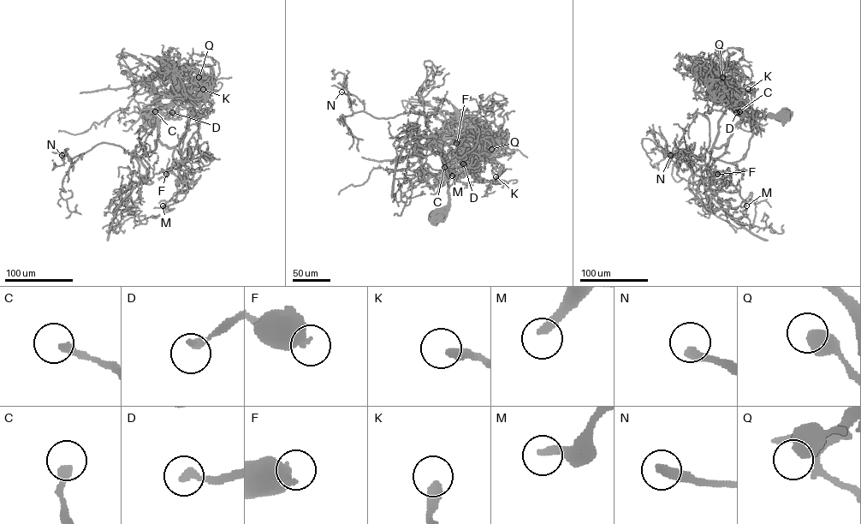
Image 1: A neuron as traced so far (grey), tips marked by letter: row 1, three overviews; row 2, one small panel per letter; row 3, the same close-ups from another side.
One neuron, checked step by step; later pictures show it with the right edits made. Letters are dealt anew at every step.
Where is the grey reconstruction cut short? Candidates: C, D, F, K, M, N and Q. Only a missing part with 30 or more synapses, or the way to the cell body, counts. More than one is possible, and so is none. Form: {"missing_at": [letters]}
{"missing_at": ["M", "N"]}

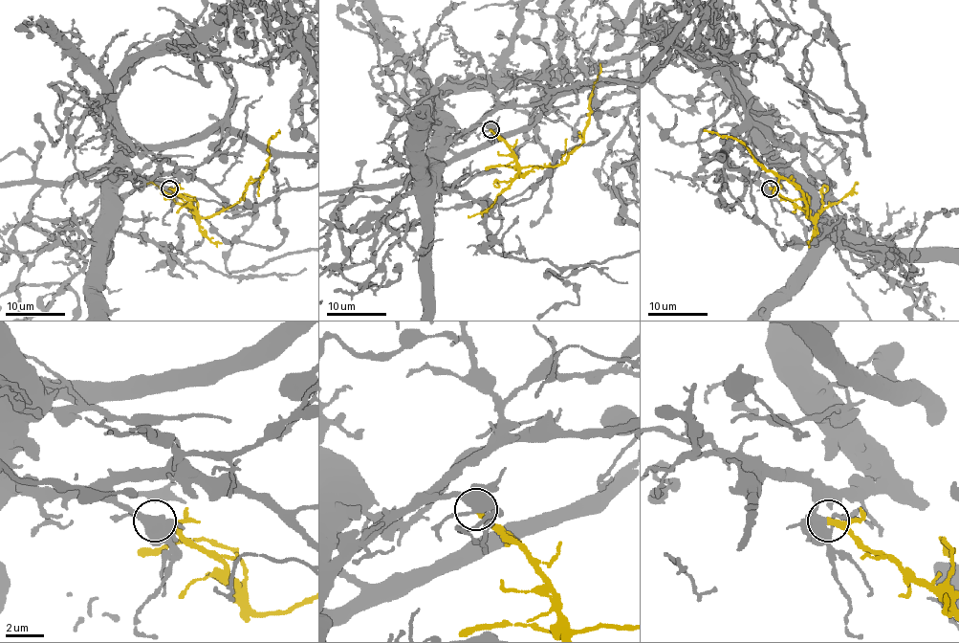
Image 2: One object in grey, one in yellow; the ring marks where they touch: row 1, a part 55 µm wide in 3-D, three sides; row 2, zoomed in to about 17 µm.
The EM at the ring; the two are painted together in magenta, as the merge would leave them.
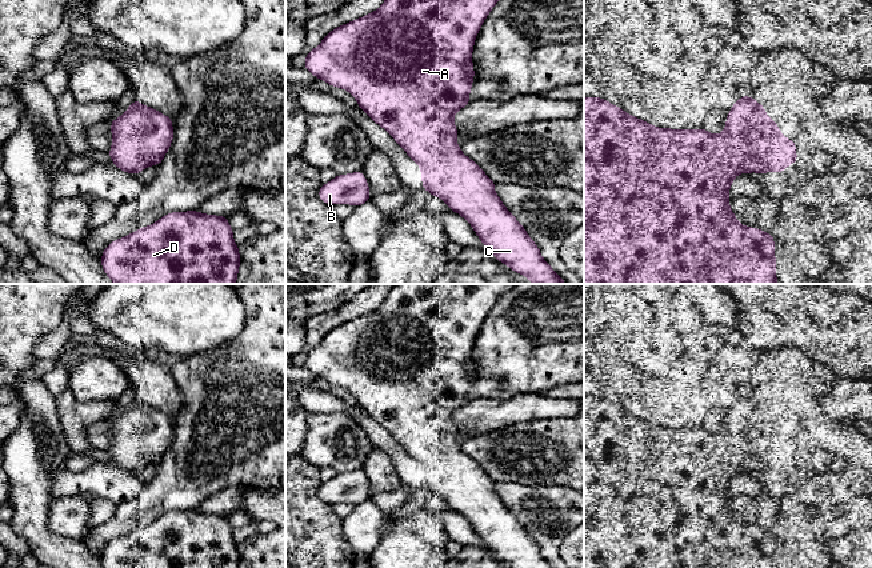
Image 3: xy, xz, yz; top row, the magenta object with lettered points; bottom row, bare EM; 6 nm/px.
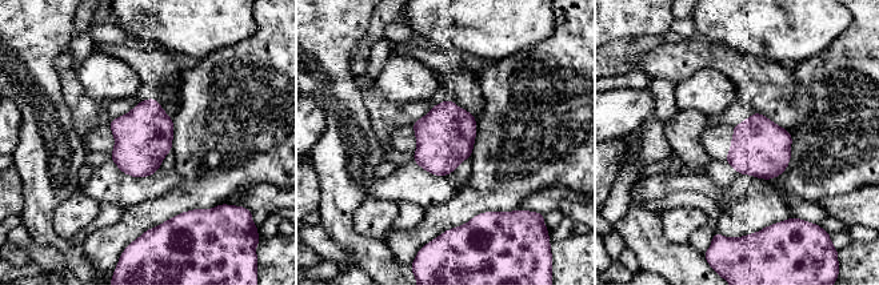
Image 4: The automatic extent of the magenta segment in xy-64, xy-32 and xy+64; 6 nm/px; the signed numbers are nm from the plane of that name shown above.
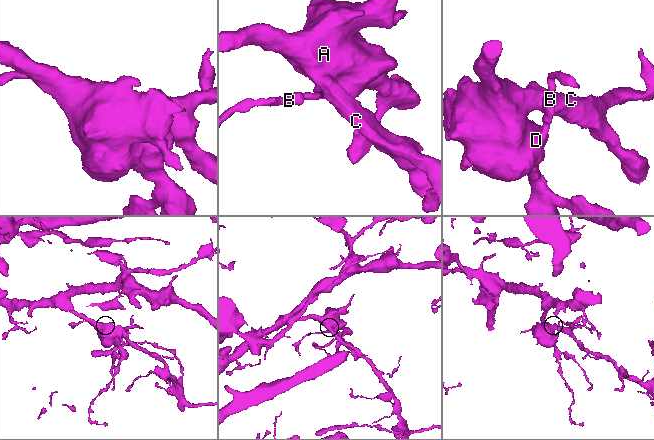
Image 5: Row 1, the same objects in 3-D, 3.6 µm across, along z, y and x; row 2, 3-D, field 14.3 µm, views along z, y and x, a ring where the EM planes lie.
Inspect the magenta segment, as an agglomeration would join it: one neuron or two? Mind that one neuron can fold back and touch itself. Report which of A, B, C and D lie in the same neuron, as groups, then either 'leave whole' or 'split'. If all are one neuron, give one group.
A B C D | leave whole

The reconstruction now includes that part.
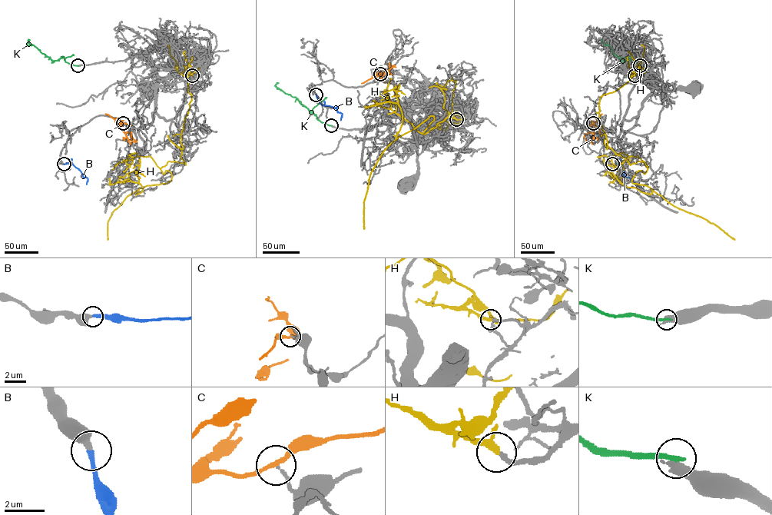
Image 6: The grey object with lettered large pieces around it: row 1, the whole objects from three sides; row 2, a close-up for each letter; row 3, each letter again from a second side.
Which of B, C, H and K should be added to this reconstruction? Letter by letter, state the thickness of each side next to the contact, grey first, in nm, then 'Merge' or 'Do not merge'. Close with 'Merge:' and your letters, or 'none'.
B: Thickness 420 nm (grey) against 280 nm. Merge
C: Thickness 140 nm (grey) against 200 nm. Do not merge
H: Thickness 240 nm (grey) against 260 nm. Do not merge
K: Thickness 500 nm (grey) against 280 nm. Do not merge
Merge: B

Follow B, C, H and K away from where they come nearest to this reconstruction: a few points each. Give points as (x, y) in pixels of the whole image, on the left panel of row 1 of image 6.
B: (64, 164), (71, 161), (84, 177), (87, 178), (86, 184)
C: (123, 123), (117, 124), (119, 127), (128, 139), (134, 141), (133, 138)
H: (192, 75), (178, 147), (186, 164), (168, 161), (160, 169), (170, 181), (128, 195), (108, 220), (107, 240)
K: (78, 65), (65, 61), (64, 57), (52, 61), (34, 45), (28, 45), (29, 40)

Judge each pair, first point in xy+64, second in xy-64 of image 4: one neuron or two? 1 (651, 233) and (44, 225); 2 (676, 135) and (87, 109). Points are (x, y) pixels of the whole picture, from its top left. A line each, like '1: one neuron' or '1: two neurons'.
1: one neuron
2: one neuron

